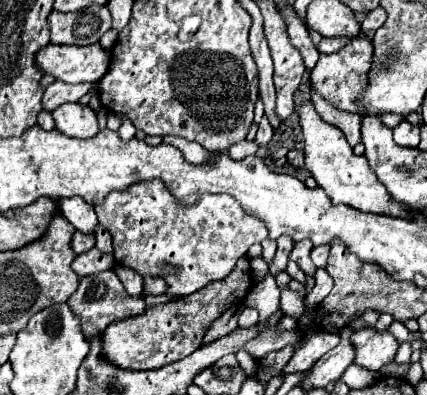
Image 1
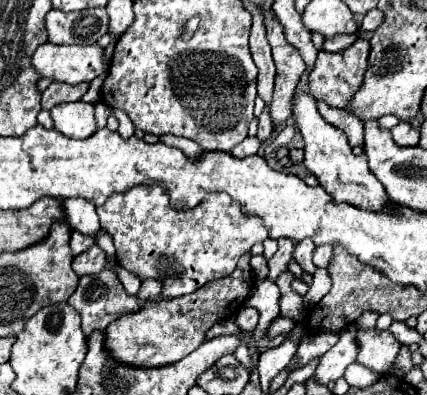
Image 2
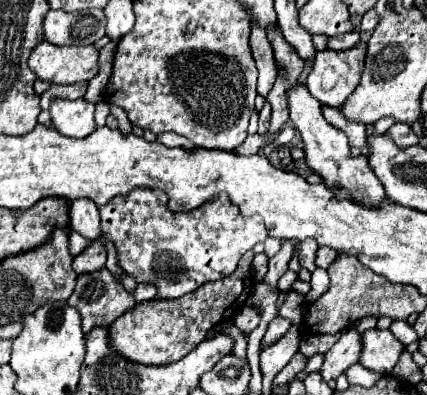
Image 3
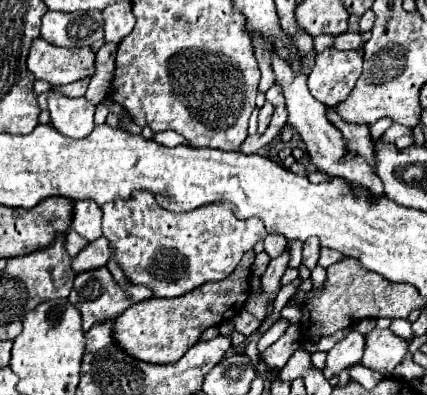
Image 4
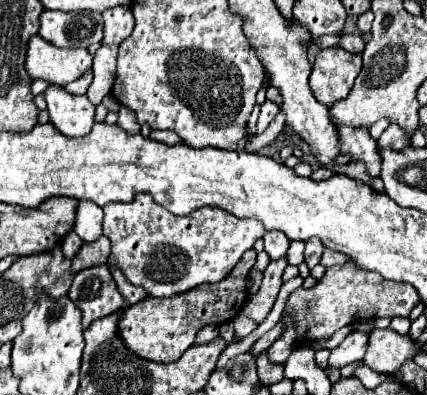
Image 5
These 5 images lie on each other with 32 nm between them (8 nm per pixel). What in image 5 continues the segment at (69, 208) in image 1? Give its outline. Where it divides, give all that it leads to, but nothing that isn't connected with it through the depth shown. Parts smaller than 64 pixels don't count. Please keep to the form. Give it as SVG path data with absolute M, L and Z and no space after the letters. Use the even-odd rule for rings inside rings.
M88 200L78 204L76 210L76 224L74 232L84 240L92 242L102 236L102 208L98 204L92 204Z

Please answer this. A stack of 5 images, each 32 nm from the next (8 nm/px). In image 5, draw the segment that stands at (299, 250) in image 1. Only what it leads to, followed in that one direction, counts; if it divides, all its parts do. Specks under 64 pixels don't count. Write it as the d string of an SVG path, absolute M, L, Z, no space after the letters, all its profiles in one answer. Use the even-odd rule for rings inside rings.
M310 238L306 242L306 250L304 250L304 260L308 264L308 268L314 268L320 258L322 258L322 252L324 252L324 244L320 238Z

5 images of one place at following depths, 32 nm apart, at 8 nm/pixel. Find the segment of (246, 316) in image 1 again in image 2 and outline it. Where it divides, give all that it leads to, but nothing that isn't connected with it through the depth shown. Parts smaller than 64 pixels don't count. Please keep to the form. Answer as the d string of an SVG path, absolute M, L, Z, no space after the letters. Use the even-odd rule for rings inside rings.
M242 308L236 314L236 326L244 332L252 332L258 324L258 310L256 308Z

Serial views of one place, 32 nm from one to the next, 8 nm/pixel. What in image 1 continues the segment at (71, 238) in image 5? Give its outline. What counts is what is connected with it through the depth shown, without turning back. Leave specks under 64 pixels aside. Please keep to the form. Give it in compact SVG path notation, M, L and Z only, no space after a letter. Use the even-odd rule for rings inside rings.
M74 232L72 236L72 250L74 254L82 254L86 250L90 250L94 246L94 236L88 236L88 234L82 234L82 232Z

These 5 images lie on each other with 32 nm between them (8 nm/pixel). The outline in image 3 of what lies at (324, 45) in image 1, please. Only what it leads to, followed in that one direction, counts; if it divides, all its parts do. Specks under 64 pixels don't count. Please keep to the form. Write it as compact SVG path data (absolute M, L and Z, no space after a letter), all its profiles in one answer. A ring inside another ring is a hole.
M348 32L348 34L340 34L340 36L330 38L328 48L332 48L332 50L350 50L358 42L360 42L360 34L358 32Z

